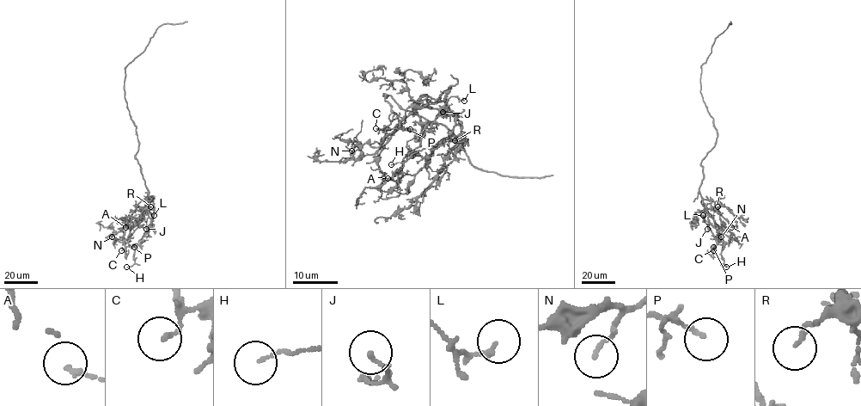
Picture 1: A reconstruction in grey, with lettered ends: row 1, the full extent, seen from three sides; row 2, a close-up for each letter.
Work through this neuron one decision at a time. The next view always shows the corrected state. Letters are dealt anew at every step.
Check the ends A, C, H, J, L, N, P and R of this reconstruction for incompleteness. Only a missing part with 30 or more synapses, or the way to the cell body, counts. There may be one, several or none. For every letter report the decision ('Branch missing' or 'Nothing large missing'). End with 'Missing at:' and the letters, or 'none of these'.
A: Nothing large missing
C: Nothing large missing
H: Nothing large missing
J: Nothing large missing
L: Nothing large missing
N: Nothing large missing
P: Nothing large missing
R: Nothing large missing
Missing at: none of these

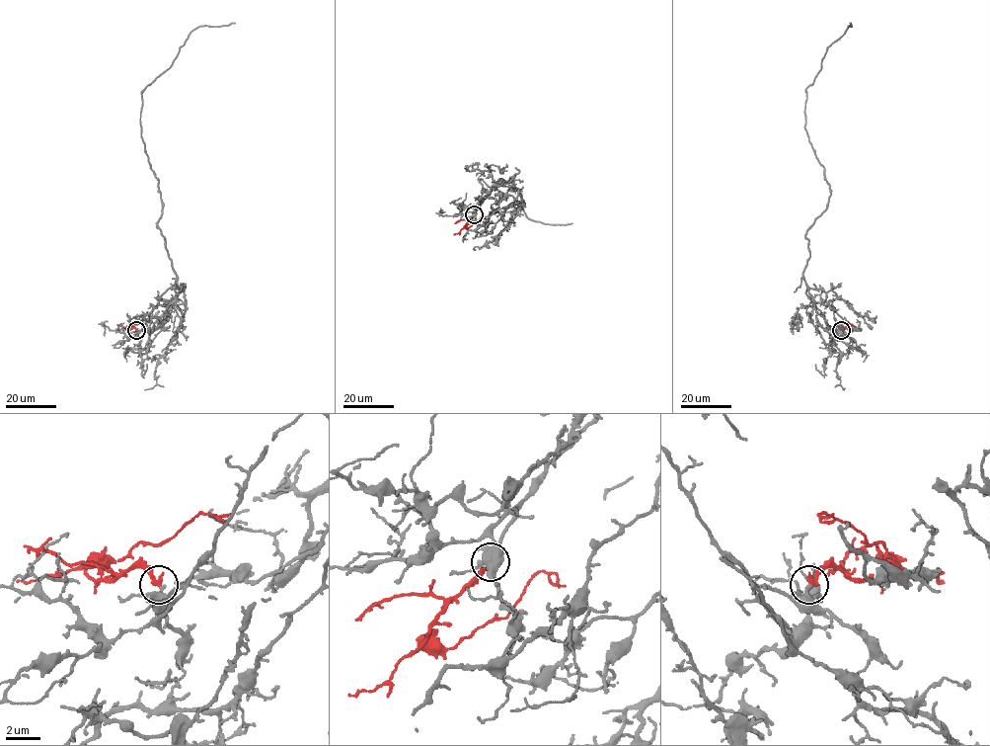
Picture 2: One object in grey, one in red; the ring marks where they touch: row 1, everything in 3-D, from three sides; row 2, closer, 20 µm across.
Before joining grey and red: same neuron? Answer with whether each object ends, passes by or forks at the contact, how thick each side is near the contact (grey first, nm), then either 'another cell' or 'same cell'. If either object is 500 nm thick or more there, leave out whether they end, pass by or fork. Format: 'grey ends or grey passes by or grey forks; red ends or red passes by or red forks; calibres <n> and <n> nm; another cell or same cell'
grey forks; red ends; calibres 240 and 260 nm; same cell

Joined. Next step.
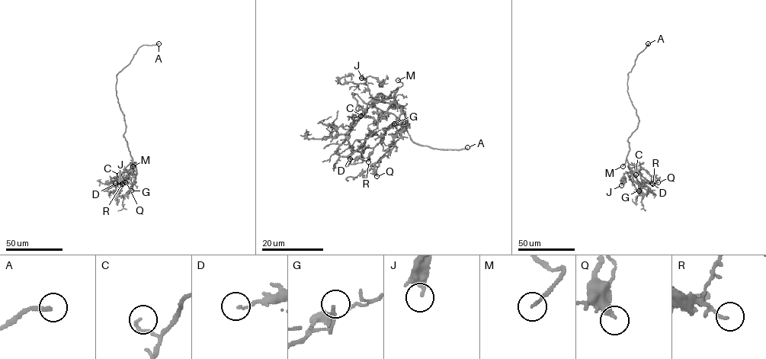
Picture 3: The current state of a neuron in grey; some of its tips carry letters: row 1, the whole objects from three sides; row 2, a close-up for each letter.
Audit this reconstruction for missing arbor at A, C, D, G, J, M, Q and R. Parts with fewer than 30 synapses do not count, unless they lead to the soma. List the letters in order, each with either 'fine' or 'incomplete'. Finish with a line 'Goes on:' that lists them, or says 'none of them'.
A: incomplete
C: fine
D: fine
G: fine
J: fine
M: incomplete
Q: incomplete
R: incomplete
Goes on: A, M, Q, R

